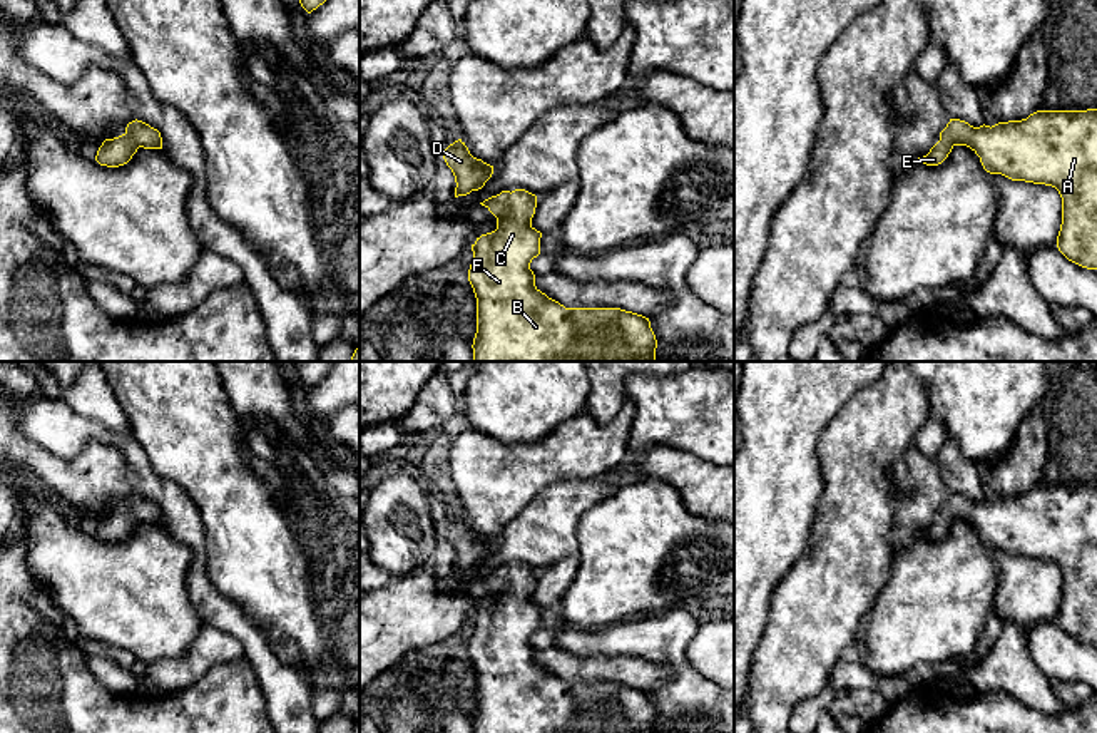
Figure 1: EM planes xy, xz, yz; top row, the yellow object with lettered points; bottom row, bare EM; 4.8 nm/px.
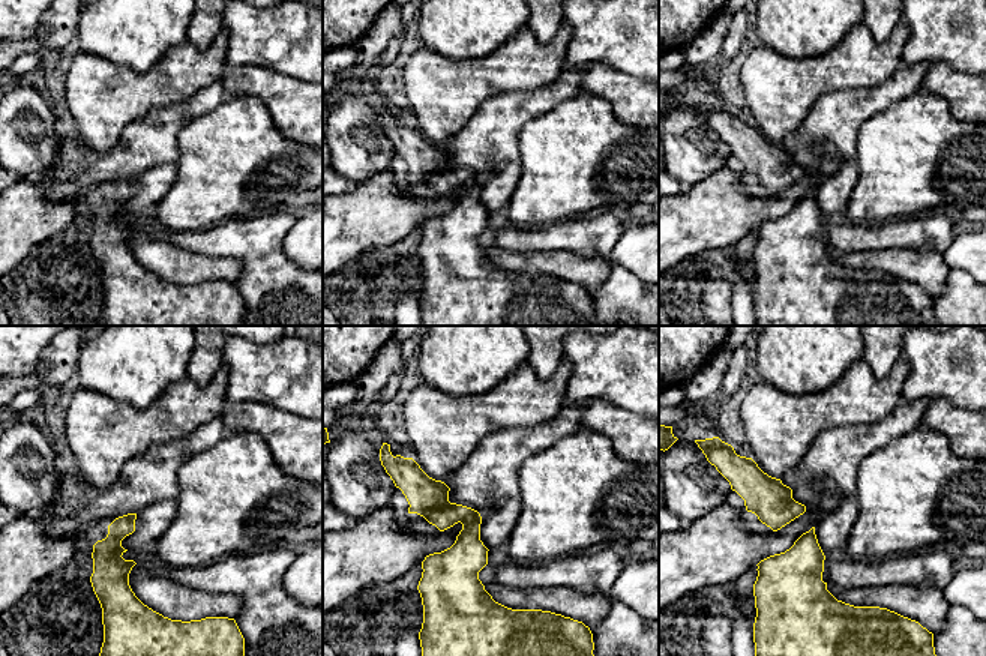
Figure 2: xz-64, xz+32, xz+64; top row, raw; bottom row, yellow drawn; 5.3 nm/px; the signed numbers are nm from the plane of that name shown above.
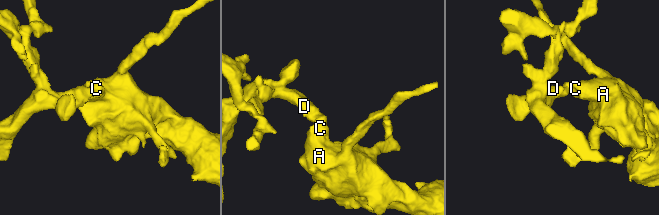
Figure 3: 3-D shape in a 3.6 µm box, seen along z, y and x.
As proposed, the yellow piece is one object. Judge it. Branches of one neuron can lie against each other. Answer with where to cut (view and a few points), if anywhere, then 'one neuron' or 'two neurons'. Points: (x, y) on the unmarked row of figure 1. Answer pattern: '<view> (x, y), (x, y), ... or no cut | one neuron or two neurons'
no cut | one neuron

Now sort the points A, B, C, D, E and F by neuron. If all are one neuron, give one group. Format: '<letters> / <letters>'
A B C D E F

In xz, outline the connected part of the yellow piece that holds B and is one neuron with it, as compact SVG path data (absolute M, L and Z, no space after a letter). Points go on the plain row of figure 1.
M502 566L480 577L497 592L497 604L477 613L468 656L477 673L473 733L656 733L649 693L620 683L565 683L535 661L530 644L542 607L532 601L537 571Z

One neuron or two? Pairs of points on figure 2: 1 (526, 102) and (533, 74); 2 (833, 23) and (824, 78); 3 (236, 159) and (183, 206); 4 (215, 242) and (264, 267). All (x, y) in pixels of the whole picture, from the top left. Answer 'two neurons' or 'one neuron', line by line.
1: two neurons
2: two neurons
3: one neuron
4: one neuron

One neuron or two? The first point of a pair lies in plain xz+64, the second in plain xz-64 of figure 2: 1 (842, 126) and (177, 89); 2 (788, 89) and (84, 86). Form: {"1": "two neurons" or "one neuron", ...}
{"1": "two neurons", "2": "one neuron"}

